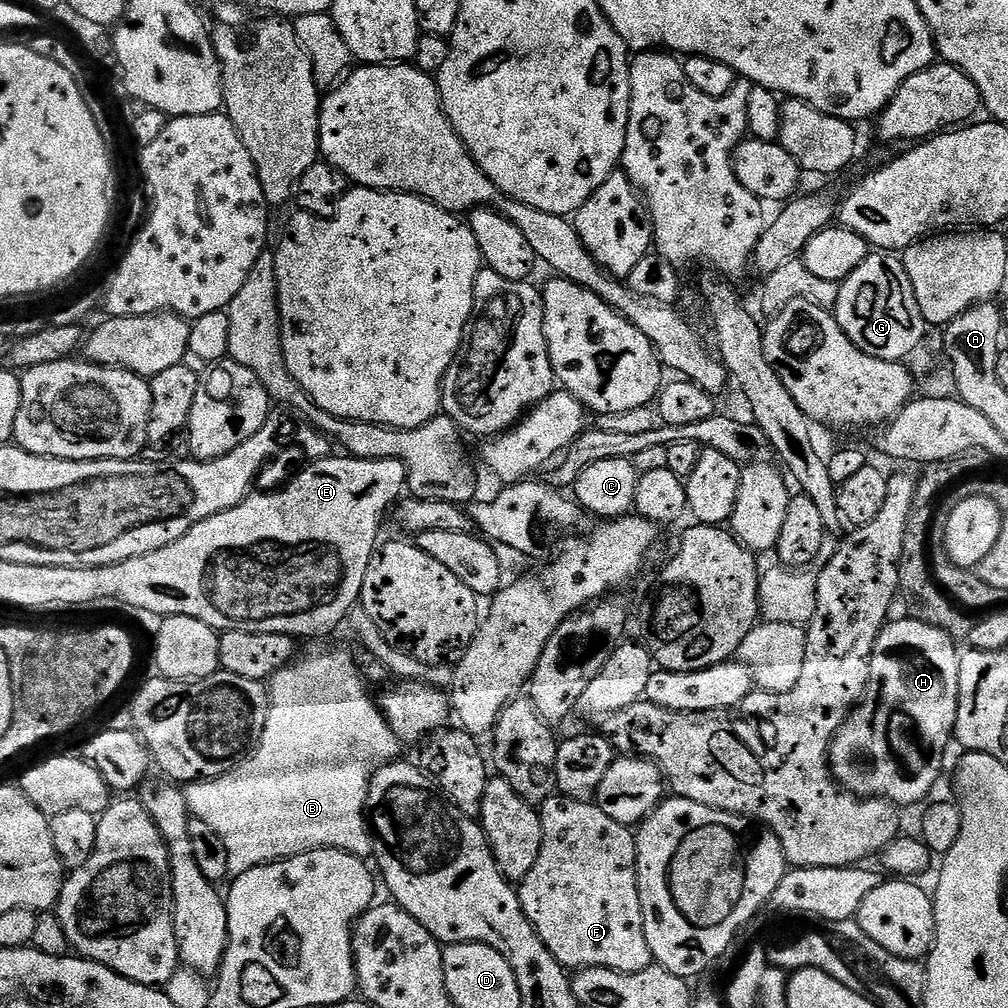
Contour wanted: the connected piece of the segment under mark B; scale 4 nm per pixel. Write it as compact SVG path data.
M347 650L338 651L341 652L328 652L325 656L308 656L305 660L297 659L286 665L282 671L275 672L268 688L266 730L262 730L259 744L252 749L247 758L241 760L226 774L215 776L213 780L196 780L183 789L182 800L187 811L189 808L189 813L192 816L202 818L202 822L207 822L221 836L222 842L226 842L226 855L230 858L230 873L233 877L242 875L246 870L254 870L263 864L272 864L276 860L285 860L290 856L302 854L304 851L313 851L315 848L337 848L361 858L373 855L374 837L366 819L368 787L372 781L372 775L383 764L390 764L394 760L401 759L402 742L396 737L394 730L380 713L379 703L374 699L374 696L368 693L370 691L369 685L365 683L358 669L355 668L350 652Z

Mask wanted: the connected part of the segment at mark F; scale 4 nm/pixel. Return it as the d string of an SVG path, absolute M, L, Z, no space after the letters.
M551 796L539 805L542 822L542 846L530 874L519 881L518 891L526 918L546 942L550 954L563 968L609 968L615 972L637 972L653 967L652 951L646 942L642 902L636 881L636 838L627 824L619 824L599 804Z

